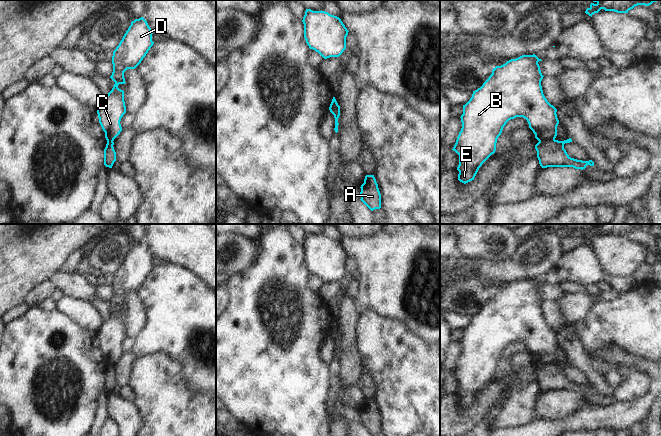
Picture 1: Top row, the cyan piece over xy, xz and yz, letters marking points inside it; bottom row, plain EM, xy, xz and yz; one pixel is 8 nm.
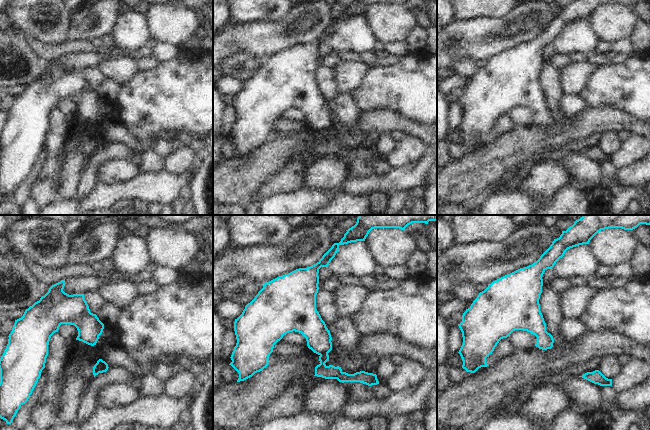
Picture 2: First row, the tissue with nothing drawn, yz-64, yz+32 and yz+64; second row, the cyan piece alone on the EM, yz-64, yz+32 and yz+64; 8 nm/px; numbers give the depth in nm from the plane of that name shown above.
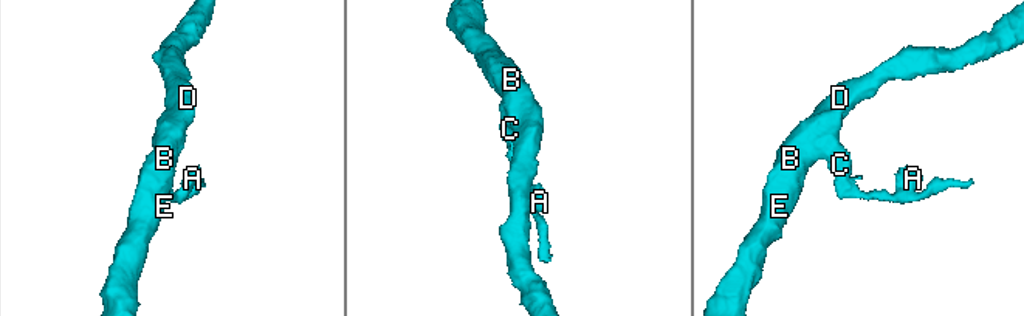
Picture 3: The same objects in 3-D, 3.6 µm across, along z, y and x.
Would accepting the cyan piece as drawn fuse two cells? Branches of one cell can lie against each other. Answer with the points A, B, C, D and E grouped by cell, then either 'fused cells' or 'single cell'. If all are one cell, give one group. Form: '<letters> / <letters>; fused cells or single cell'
A / B C D E; fused cells

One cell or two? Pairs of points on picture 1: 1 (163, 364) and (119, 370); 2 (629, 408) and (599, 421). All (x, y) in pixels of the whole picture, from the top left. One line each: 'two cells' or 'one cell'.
1: two cells
2: one cell

